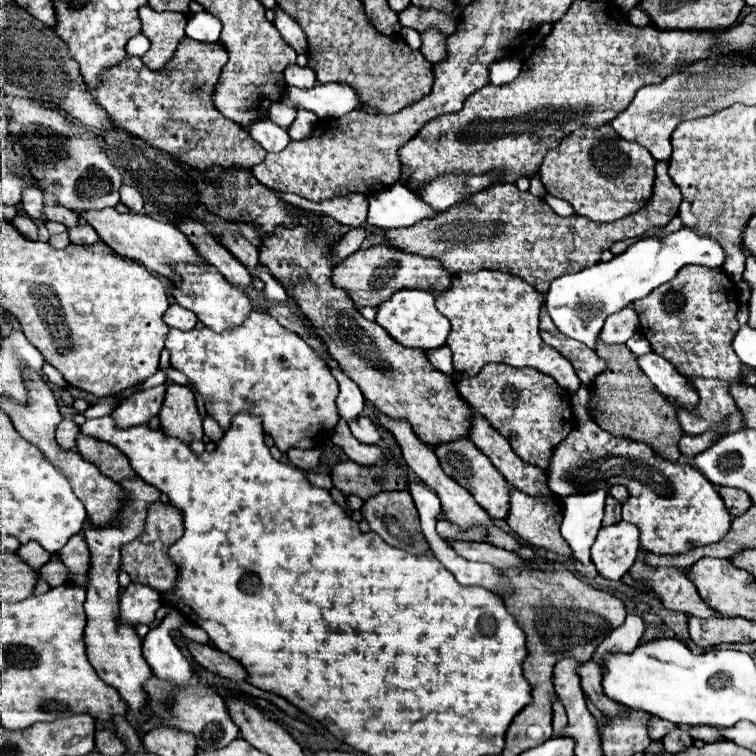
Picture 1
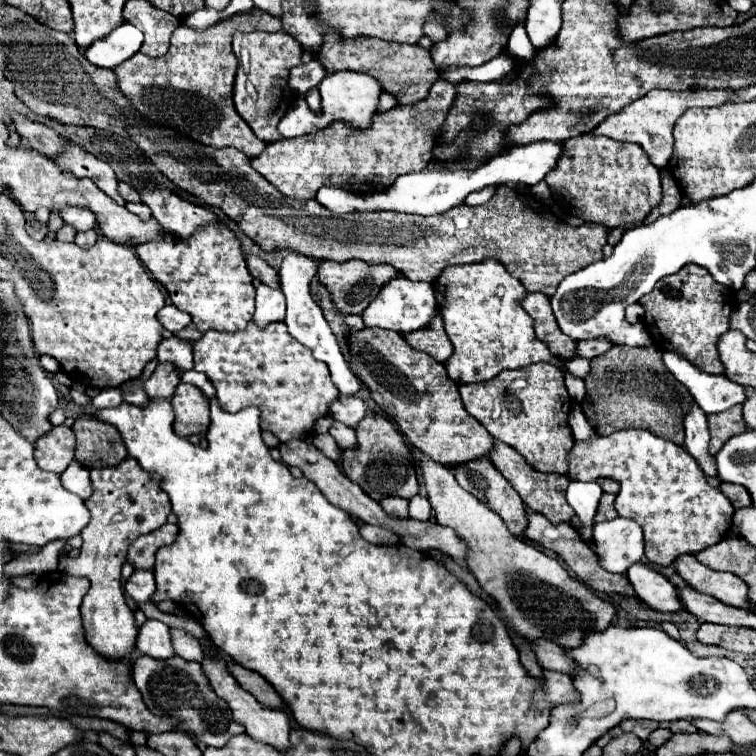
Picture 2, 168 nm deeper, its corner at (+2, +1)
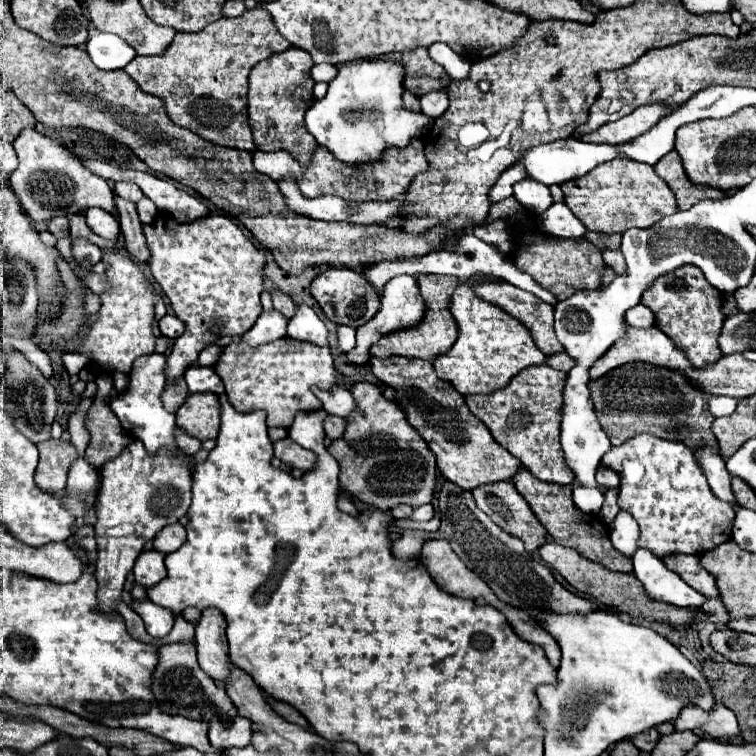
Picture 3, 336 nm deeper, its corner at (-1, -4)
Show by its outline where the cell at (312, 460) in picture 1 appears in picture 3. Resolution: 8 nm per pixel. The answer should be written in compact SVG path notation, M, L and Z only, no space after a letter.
M284 438L284 440L276 442L274 444L274 454L282 460L282 464L286 464L290 468L298 468L302 472L310 472L318 462L318 456L314 452L302 448L300 444L296 444L290 438Z

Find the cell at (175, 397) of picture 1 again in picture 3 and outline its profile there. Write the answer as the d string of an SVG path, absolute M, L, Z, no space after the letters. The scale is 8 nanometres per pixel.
M190 394L176 412L176 424L186 434L208 440L220 430L220 402L214 394Z

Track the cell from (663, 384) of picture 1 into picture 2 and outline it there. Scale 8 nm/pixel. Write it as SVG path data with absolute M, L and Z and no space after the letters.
M693 405L693 409L685 417L685 443L683 449L695 459L699 469L705 477L717 477L715 457L709 453L709 429L707 429L707 415Z

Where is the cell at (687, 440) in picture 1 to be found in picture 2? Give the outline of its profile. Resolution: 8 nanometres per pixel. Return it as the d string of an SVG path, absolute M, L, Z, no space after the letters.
M735 405L723 413L715 413L707 417L707 425L709 425L709 433L711 433L711 455L719 453L719 449L723 447L723 443L727 439L731 439L731 435L743 433L747 429L745 419L743 419L743 407Z

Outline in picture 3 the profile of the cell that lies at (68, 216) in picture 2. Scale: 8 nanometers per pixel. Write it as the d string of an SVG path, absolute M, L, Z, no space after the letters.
M88 208L84 212L84 218L86 218L86 224L92 228L92 232L98 234L100 238L106 238L106 240L116 240L118 238L120 224L118 224L114 214L108 214L100 208Z

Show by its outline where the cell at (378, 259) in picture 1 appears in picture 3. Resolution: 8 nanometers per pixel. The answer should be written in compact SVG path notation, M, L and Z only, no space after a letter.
M326 268L324 272L320 272L314 278L310 288L312 288L312 296L318 300L326 318L336 324L346 324L346 326L358 328L358 326L366 324L380 308L380 296L376 294L374 286L368 280L364 280L364 274L360 270Z

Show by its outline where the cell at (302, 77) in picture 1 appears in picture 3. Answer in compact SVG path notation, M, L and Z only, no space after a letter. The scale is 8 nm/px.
M318 64L310 70L310 76L314 82L330 82L334 76L336 76L338 68L336 66L330 66L330 64Z

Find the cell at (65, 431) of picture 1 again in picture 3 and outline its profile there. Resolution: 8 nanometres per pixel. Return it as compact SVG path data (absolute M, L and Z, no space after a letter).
M58 438L40 442L38 450L40 450L40 462L36 468L36 484L52 494L62 492L66 488L68 468L78 458L76 448L70 442Z

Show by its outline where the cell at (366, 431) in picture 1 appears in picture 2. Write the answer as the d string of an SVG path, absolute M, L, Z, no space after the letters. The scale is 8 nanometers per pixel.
M339 395L329 405L331 417L345 423L345 425L349 425L349 427L357 427L359 419L363 419L365 411L367 411L367 405L355 395Z

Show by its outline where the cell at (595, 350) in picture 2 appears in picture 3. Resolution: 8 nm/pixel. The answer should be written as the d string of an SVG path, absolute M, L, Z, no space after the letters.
M566 352L548 356L546 364L552 366L552 368L556 368L556 370L562 370L562 372L570 372L570 368L574 368L574 360L570 360L570 356L566 356Z

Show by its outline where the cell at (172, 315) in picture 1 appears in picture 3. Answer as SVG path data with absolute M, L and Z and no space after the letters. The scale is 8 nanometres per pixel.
M166 314L158 324L164 324L164 336L168 336L168 338L178 338L184 332L184 328L186 328L182 324L182 320L178 320L172 314Z

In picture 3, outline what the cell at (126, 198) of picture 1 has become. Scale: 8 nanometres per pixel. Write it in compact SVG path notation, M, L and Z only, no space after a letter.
M116 182L114 184L114 192L118 194L118 196L122 196L124 200L130 200L130 202L140 202L142 200L142 190L136 186L136 184L132 184L132 182Z

